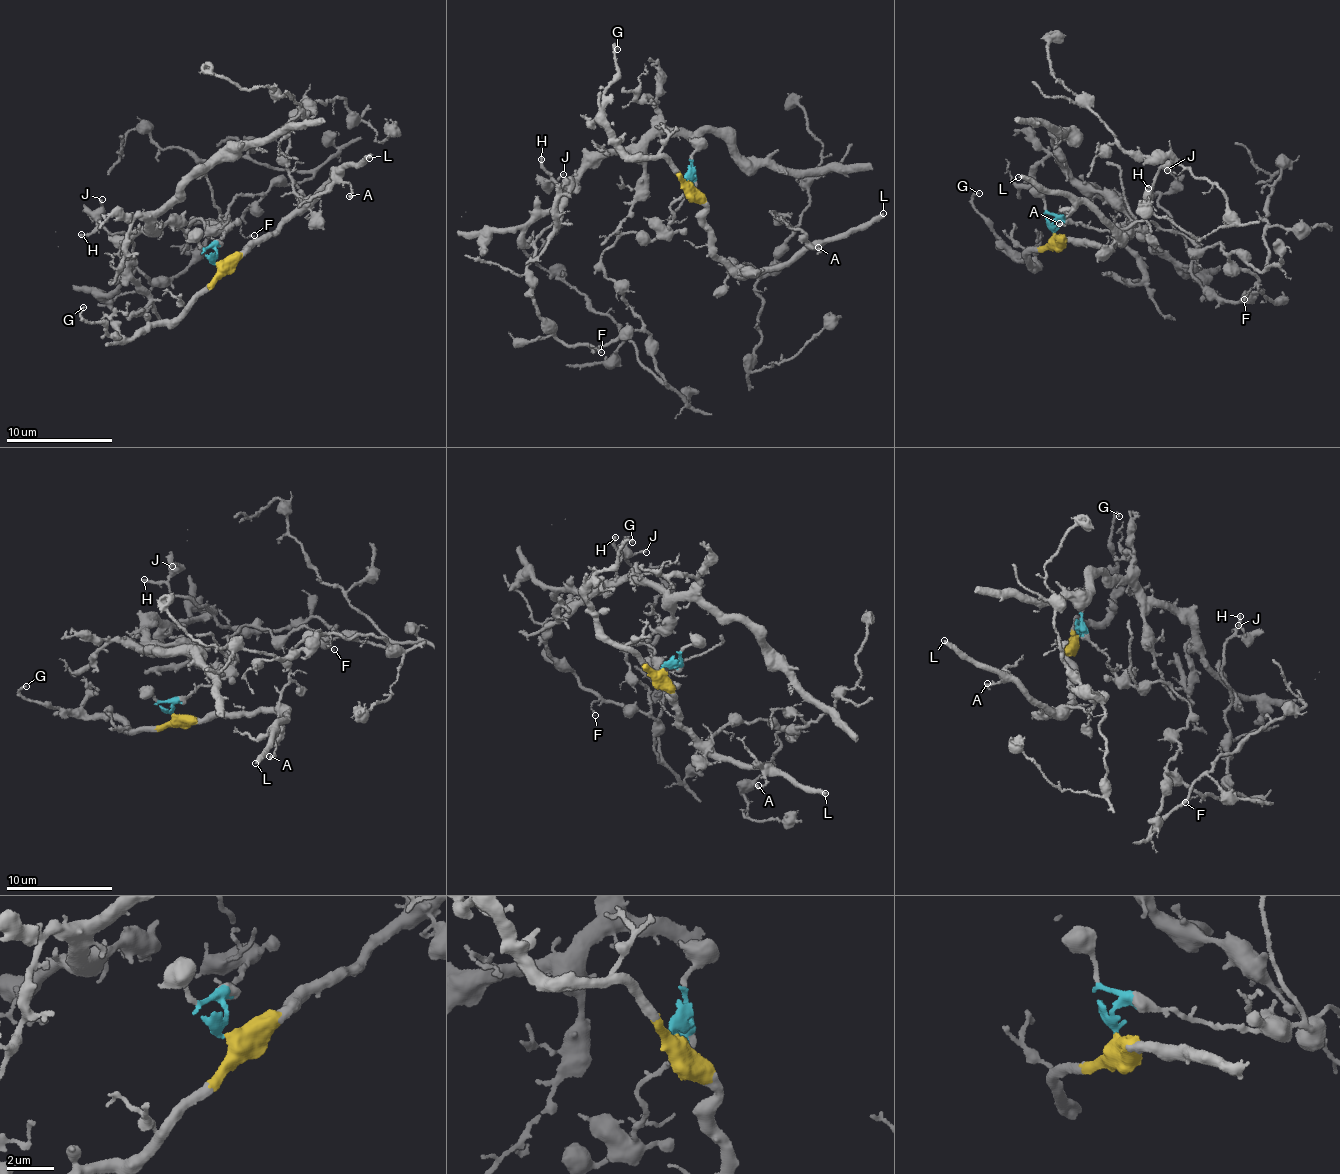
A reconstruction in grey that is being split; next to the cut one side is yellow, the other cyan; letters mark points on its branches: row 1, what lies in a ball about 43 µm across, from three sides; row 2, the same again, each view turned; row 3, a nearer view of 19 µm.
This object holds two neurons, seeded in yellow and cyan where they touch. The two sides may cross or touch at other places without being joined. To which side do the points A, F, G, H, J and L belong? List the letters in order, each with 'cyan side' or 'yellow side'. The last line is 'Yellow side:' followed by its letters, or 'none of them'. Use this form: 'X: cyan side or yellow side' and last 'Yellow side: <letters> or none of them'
A: yellow side
F: cyan side
G: yellow side
H: cyan side
J: cyan side
L: yellow side
Yellow side: A, G, L

